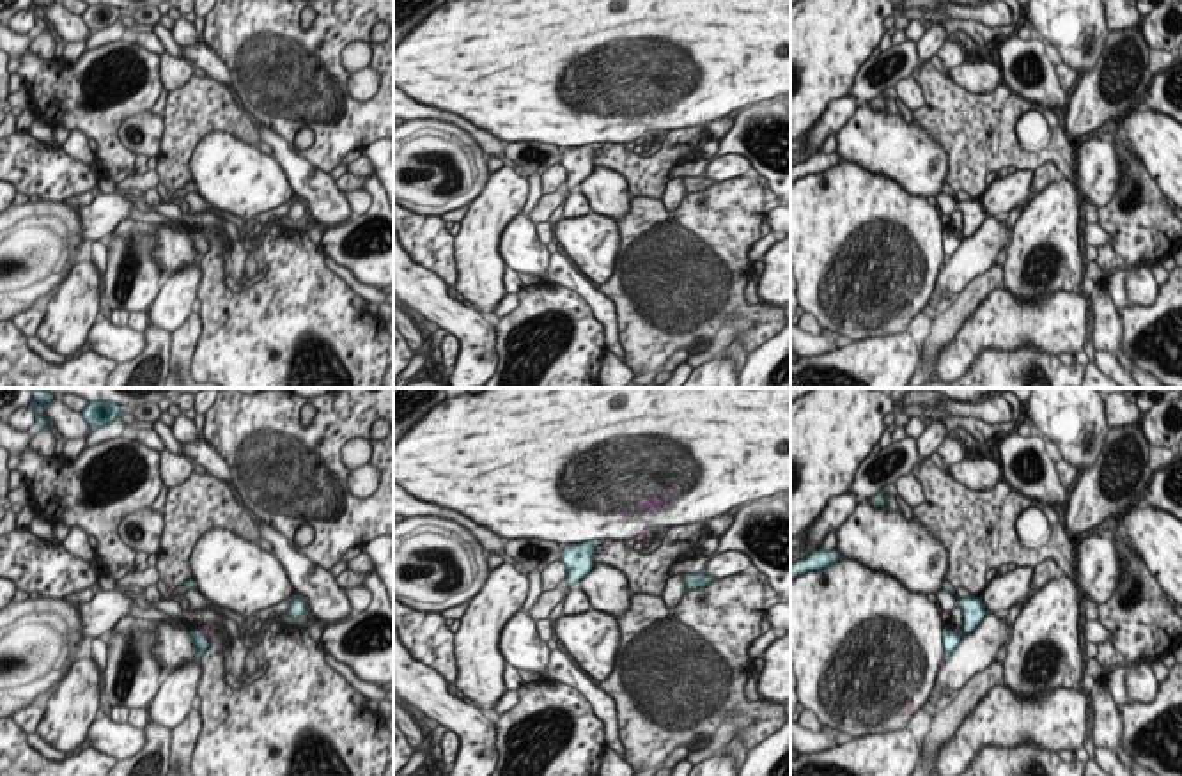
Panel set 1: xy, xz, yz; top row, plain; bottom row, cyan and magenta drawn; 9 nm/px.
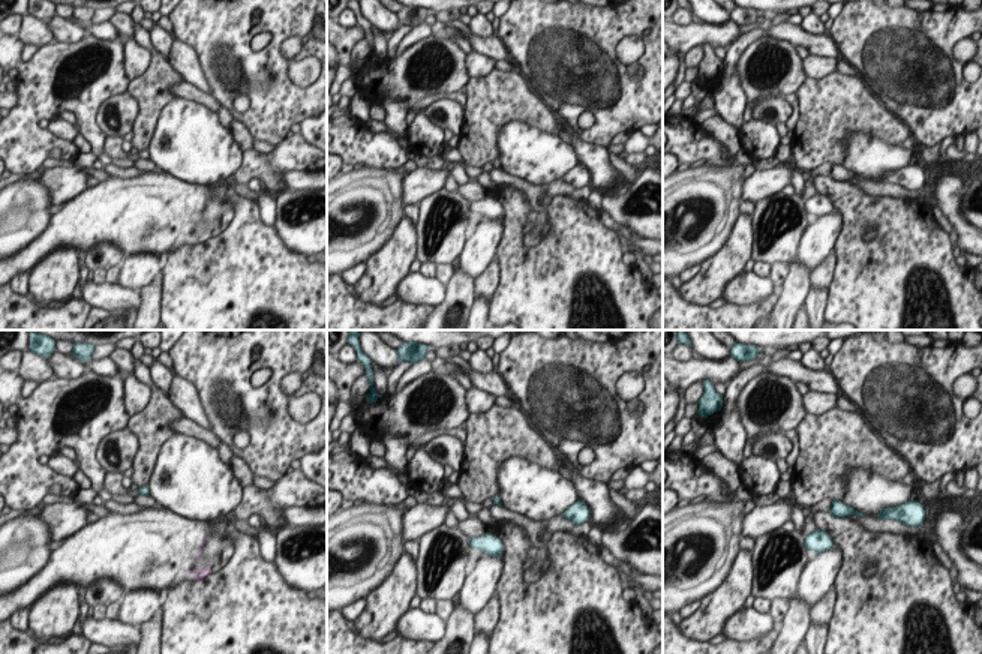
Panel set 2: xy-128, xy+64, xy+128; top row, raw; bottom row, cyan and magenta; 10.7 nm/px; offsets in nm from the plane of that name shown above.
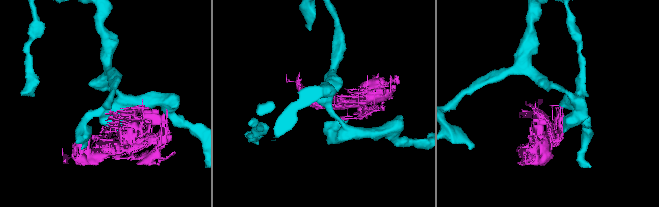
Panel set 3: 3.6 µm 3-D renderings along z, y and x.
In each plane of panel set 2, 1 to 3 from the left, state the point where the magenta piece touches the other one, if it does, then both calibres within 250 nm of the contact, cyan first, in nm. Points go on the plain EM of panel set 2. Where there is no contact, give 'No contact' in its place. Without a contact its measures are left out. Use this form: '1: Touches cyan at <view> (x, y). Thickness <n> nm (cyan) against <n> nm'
1: No contact
2: No contact
3: No contact

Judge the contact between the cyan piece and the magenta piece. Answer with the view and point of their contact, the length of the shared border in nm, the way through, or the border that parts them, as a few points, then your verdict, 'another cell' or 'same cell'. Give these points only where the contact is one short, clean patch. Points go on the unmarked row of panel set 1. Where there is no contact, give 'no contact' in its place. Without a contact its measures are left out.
xy (199, 238) | 110 nm | along xy (195, 234), (202, 241) | another cell

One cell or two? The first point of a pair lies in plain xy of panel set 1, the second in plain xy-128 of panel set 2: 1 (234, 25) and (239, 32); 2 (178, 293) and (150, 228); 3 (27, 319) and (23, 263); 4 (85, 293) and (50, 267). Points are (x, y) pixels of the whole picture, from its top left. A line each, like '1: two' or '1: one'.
1: one
2: two
3: two
4: one

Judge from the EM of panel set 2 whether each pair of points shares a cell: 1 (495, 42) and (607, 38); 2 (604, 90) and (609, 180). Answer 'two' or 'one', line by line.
1: two
2: two

